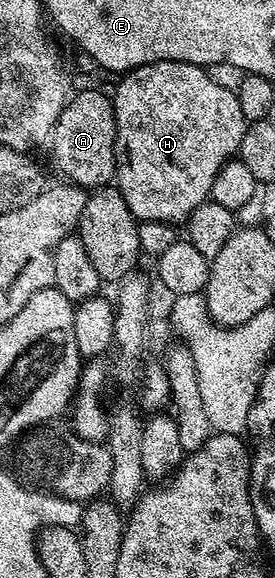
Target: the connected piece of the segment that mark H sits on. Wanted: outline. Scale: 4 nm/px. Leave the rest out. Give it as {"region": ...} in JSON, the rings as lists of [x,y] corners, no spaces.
{"region":[[[159,61],[158,63],[148,63],[142,67],[136,67],[134,71],[126,71],[120,76],[117,83],[117,92],[112,92],[113,112],[115,113],[115,125],[117,126],[117,136],[115,137],[115,185],[123,193],[123,201],[127,201],[127,209],[139,221],[161,222],[170,225],[184,224],[192,211],[199,205],[203,205],[211,193],[211,181],[215,181],[215,173],[227,162],[234,158],[243,141],[243,133],[247,126],[243,117],[243,109],[239,109],[239,97],[231,89],[223,89],[207,77],[204,67],[196,67],[190,63],[180,63],[179,61]]]}

